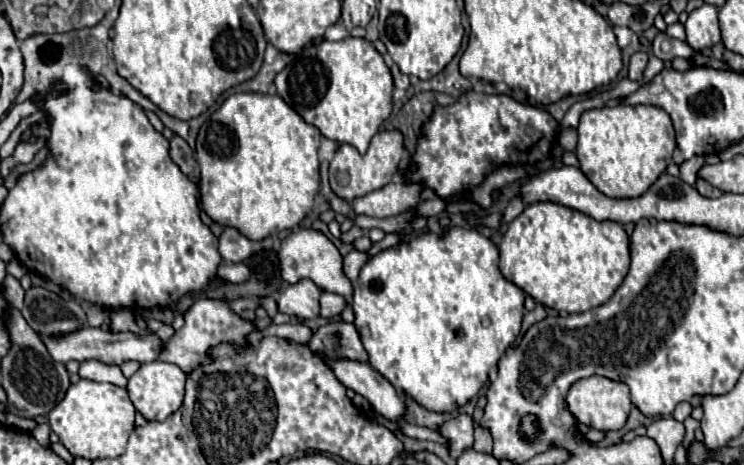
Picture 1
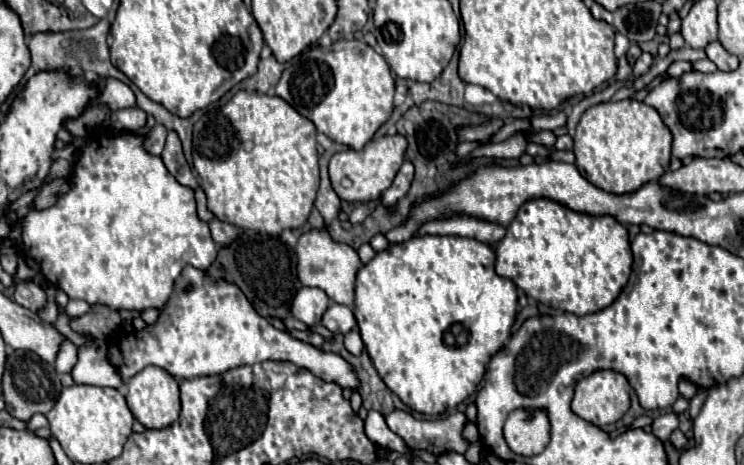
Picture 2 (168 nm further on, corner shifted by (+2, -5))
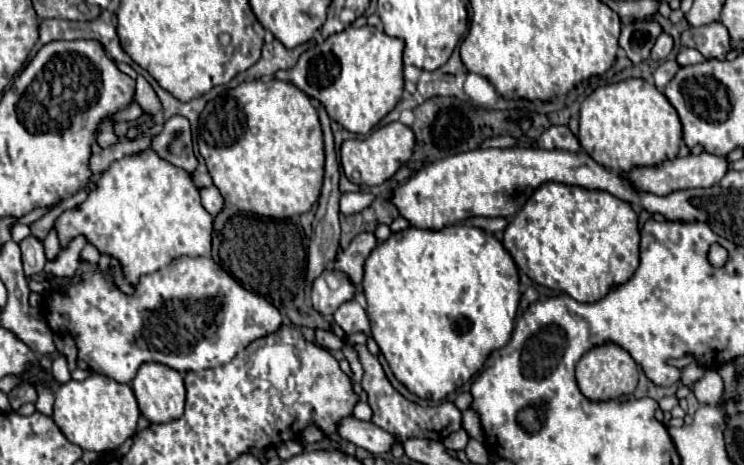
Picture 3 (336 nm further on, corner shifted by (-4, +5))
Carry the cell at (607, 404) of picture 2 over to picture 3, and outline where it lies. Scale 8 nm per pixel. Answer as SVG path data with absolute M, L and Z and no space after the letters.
M615 344L595 346L577 362L579 390L591 402L607 402L607 400L617 400L621 396L633 394L637 386L637 376L639 376L639 370L635 360L629 356L629 352L625 352Z

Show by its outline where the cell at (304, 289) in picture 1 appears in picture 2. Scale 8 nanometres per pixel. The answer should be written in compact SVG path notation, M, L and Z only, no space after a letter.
M301 288L293 300L291 314L301 322L313 326L321 322L325 310L329 308L329 296L321 288Z

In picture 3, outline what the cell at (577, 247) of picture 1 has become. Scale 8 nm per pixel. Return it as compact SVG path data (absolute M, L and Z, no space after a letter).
M545 182L533 192L513 222L505 228L503 246L513 256L519 270L533 282L555 292L565 292L577 302L593 304L603 300L617 286L623 286L639 266L637 214L627 202L611 196L609 192L591 192L579 186Z

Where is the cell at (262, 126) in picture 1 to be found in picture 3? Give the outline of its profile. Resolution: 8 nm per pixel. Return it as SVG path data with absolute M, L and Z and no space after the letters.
M253 80L223 92L215 100L209 100L199 120L197 144L221 196L243 212L271 218L291 218L309 212L319 198L325 164L321 124L311 100L293 84L281 80Z

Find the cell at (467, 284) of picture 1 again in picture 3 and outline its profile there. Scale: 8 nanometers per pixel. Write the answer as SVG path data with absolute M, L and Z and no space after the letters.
M451 224L441 230L407 228L395 232L369 254L363 270L371 336L395 378L419 398L441 402L467 384L483 368L487 356L511 338L521 298L519 272L503 244L481 228Z

